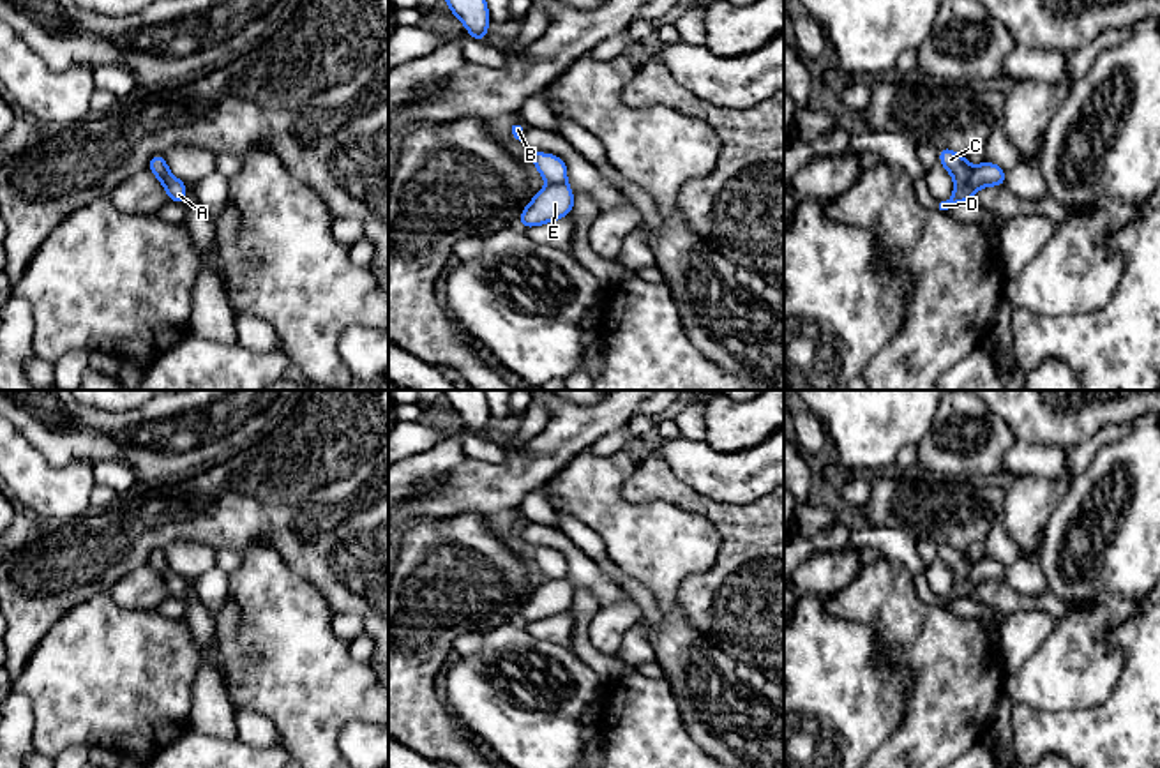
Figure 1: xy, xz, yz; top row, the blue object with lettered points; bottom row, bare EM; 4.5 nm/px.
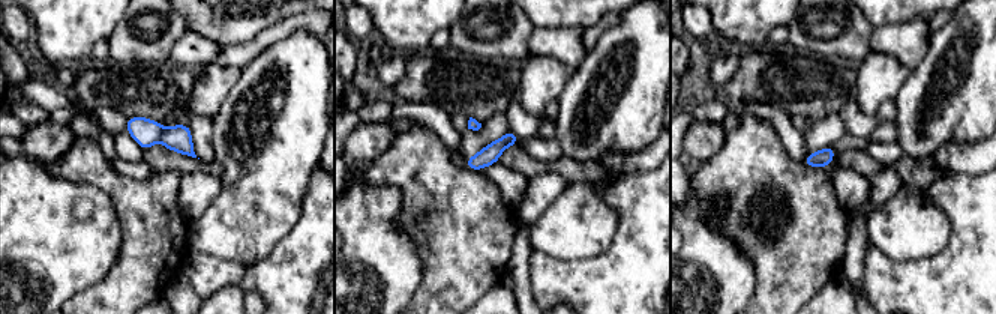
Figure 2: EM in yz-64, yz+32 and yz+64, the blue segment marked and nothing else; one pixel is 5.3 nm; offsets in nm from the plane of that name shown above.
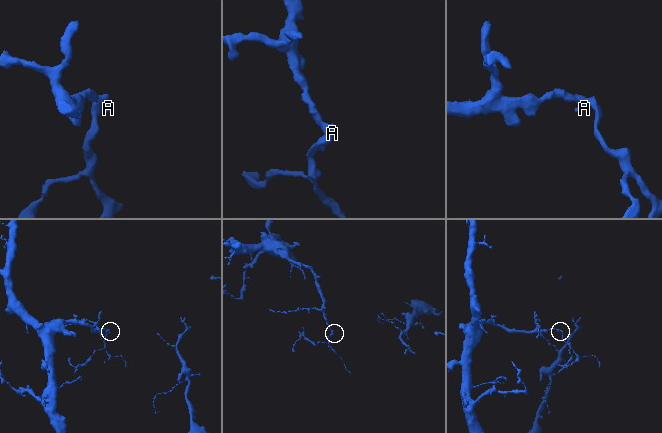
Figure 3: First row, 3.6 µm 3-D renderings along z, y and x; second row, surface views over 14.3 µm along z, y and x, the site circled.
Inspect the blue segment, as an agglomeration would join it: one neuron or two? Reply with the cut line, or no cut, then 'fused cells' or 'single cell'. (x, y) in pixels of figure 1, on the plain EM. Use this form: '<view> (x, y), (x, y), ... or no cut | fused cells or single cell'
yz (973, 565), (956, 583) | fused cells

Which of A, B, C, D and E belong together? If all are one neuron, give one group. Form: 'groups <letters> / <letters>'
groups A D E / B C

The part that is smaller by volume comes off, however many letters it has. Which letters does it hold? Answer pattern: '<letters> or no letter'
A, D, E

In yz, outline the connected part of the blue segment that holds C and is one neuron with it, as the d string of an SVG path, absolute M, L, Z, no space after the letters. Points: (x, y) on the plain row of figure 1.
M939 542L939 560L953 572L955 583L964 581L971 572L971 563L966 551L959 551L948 542Z

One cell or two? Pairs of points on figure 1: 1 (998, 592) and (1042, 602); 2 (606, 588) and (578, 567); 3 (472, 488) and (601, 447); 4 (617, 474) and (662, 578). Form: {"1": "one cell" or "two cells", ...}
{"1": "one cell", "2": "one cell", "3": "two cells", "4": "one cell"}

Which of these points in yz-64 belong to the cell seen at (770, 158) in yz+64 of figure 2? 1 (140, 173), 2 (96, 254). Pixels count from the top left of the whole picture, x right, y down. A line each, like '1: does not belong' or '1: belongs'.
1: does not belong
2: does not belong

